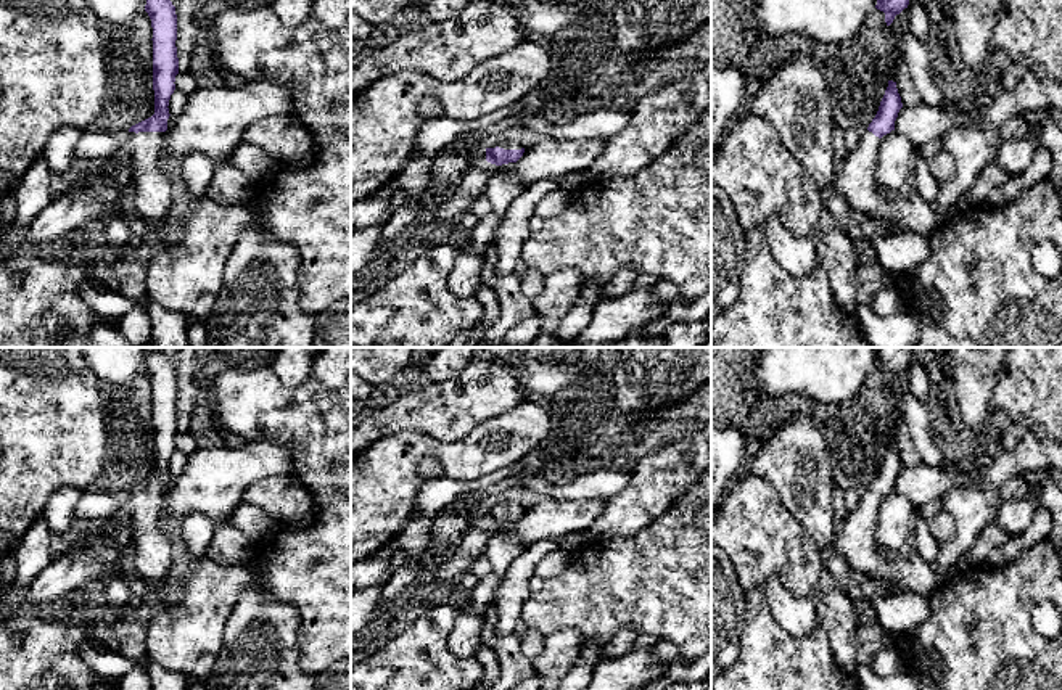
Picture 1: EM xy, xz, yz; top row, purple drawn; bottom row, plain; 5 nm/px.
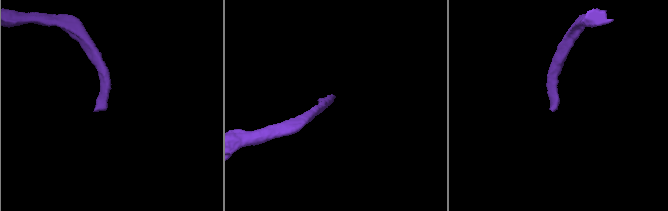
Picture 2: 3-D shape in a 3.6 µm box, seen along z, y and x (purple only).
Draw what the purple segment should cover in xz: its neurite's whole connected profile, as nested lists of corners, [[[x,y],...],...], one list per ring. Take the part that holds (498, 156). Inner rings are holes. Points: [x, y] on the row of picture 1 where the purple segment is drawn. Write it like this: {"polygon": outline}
{"polygon": [[[494,138],[488,143],[486,161],[496,166],[517,162],[525,153],[525,146],[518,142]]]}

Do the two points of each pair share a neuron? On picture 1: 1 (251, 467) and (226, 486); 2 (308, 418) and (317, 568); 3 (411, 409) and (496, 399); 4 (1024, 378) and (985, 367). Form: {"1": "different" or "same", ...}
{"1": "same", "2": "same", "3": "same", "4": "different"}

